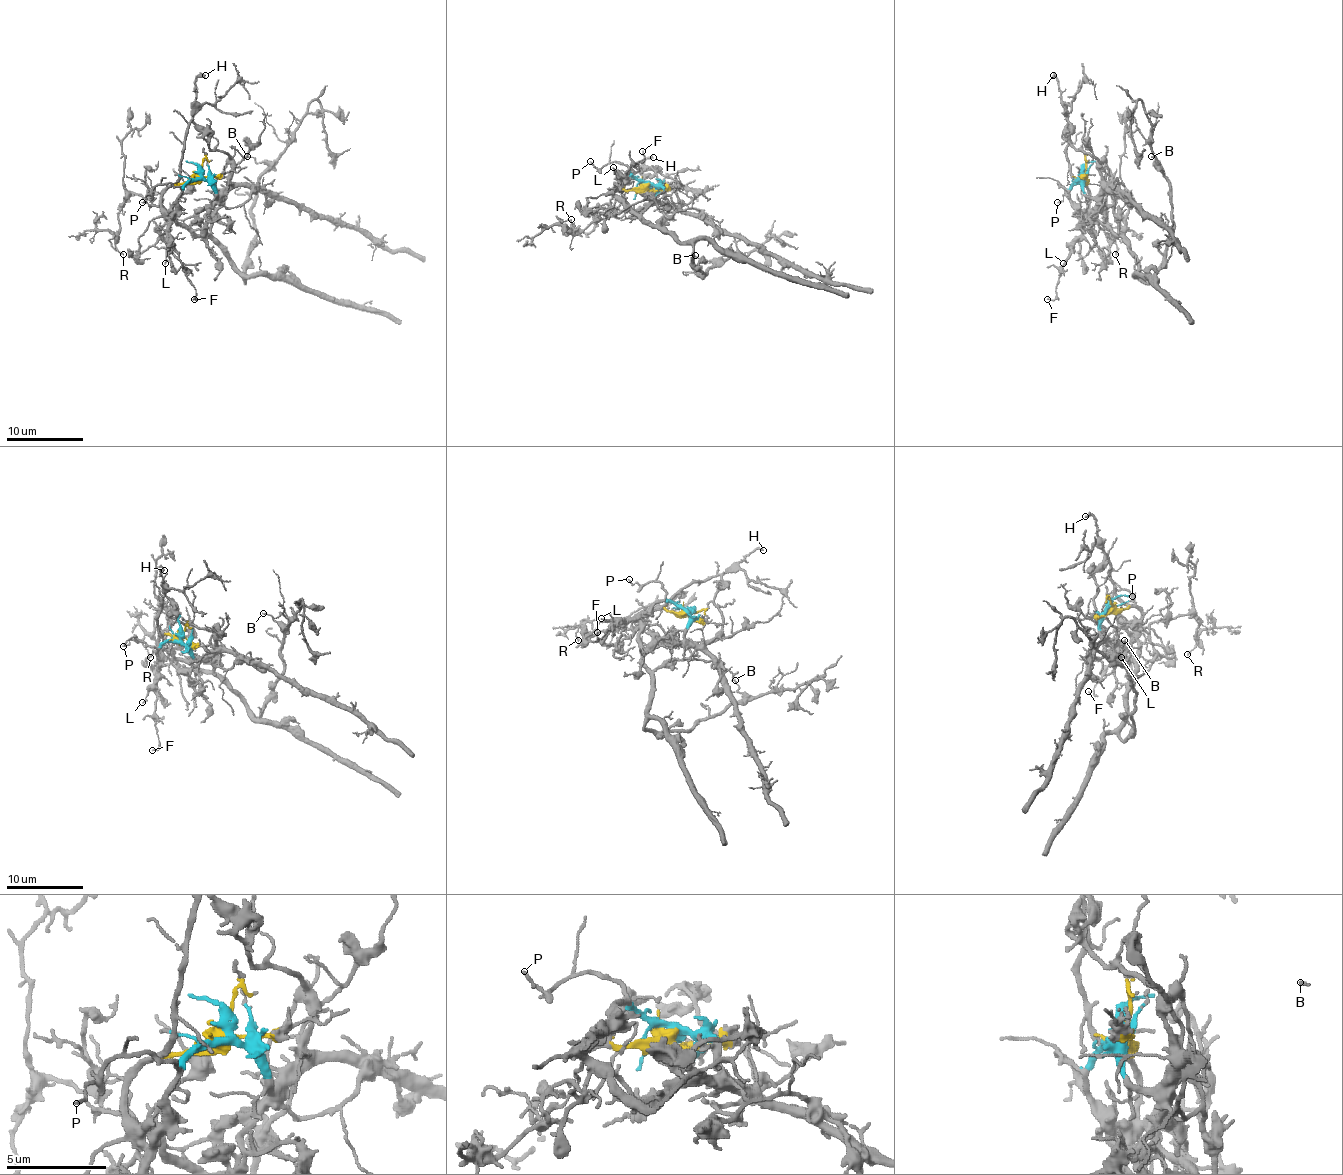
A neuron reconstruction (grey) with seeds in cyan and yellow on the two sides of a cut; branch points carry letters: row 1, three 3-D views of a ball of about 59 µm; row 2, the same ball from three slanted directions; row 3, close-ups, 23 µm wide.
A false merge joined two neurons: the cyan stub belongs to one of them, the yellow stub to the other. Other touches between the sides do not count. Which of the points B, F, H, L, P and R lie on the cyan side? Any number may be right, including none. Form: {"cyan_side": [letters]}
{"cyan_side": ["F", "L", "P"]}

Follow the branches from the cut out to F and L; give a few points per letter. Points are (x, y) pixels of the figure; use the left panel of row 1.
F: (198, 175), (184, 186), (169, 227), (169, 236), (194, 298)
L: (198, 175), (184, 186), (179, 198), (169, 227), (165, 263)

